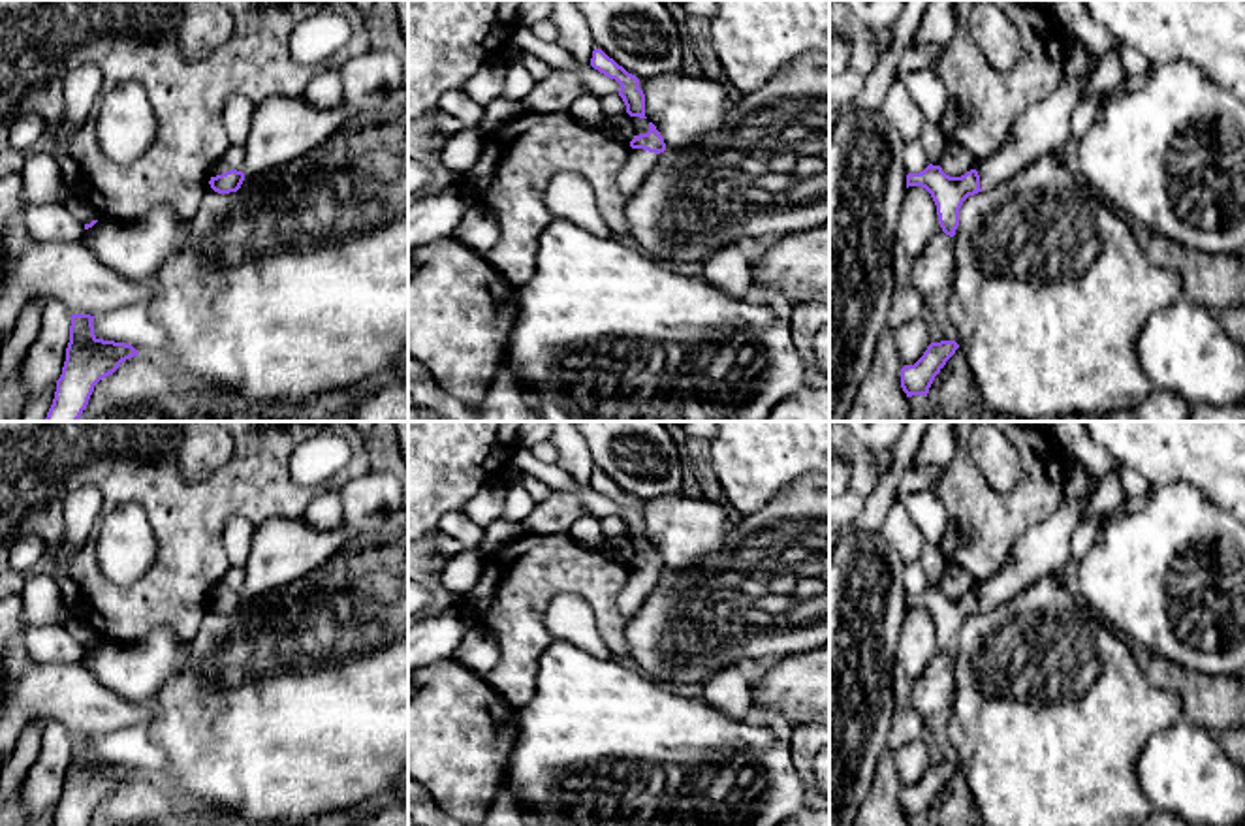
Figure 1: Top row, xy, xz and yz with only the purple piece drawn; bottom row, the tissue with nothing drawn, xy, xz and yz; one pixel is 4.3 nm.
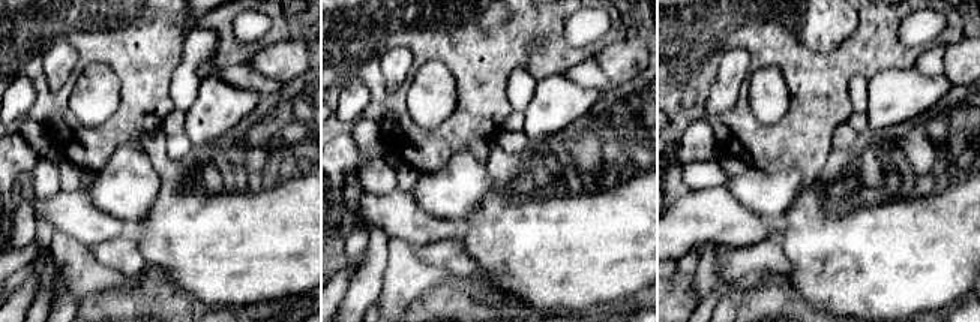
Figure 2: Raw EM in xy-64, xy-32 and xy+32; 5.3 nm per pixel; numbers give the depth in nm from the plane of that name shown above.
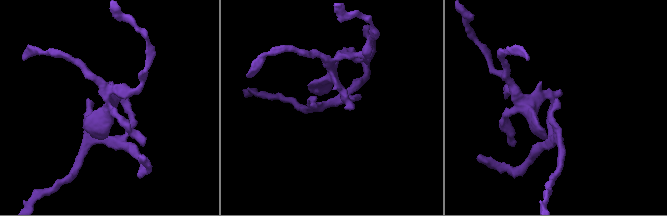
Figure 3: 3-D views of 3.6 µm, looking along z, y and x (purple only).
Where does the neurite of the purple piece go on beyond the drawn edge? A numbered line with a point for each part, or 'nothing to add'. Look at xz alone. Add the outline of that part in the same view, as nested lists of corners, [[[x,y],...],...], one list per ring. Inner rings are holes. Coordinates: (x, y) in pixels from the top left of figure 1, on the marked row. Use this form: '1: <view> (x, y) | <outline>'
1: xz (640, 162) | [[[630,149],[628,158],[617,173],[617,188],[628,199],[632,198],[651,169],[656,166],[658,154],[643,149]]]

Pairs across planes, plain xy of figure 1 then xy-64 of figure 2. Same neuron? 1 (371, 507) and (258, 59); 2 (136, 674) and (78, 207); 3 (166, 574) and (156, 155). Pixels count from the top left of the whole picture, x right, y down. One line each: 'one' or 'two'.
1: one
2: two
3: two

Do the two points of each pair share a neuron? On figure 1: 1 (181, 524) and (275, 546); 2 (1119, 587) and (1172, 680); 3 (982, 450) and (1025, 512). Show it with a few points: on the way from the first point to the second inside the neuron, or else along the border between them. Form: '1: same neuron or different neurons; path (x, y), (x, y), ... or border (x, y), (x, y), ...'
1: different neurons; border (298, 514), (269, 516), (254, 525)
2: different neurons; border (1151, 653), (1187, 668)
3: different neurons; border (975, 461), (1001, 492), (1022, 478)

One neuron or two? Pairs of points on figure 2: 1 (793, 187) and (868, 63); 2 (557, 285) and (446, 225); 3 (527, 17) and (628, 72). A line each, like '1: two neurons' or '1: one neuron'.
1: two neurons
2: two neurons
3: two neurons

